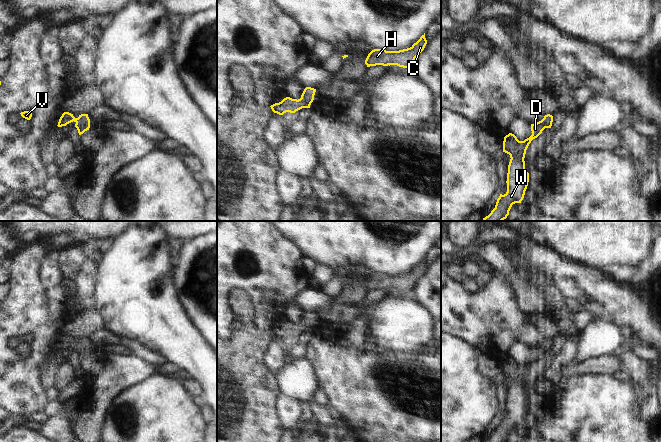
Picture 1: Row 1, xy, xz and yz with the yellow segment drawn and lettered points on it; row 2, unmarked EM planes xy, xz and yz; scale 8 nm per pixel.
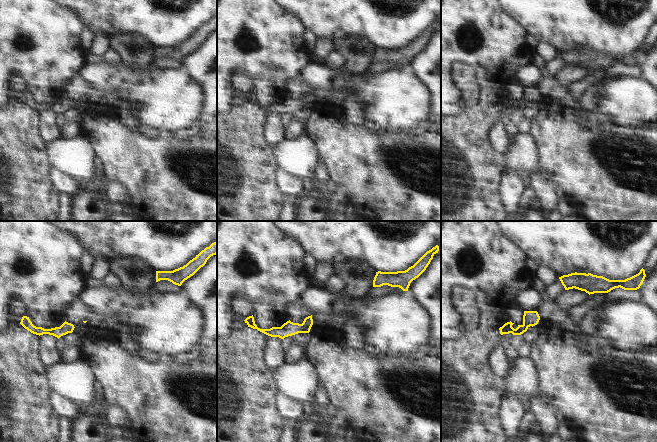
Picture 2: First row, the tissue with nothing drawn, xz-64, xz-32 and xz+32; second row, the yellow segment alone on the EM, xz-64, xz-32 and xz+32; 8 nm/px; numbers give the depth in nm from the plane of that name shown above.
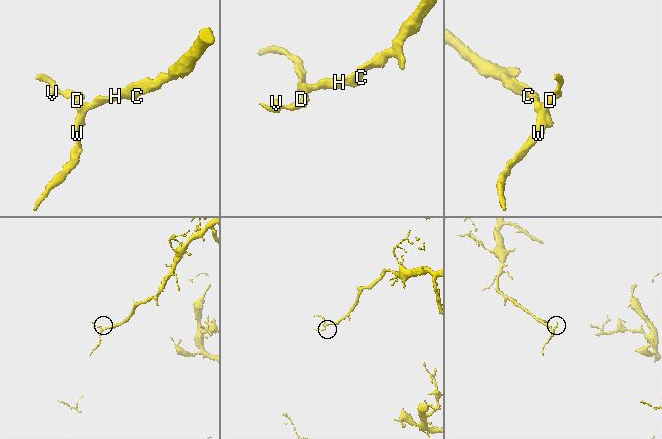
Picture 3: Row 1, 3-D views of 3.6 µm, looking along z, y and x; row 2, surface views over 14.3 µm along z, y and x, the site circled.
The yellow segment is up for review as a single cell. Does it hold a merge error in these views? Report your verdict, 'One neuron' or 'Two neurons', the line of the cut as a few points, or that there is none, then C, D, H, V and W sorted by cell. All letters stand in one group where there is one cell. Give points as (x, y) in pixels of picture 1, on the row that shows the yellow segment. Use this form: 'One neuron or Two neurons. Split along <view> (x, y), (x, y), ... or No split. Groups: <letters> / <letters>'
One neuron. No split. Groups: C D H V W.

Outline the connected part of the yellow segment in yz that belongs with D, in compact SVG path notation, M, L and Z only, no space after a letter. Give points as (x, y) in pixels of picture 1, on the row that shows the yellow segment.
M547 114L544 118L531 124L532 135L524 141L509 133L504 137L503 152L510 155L507 173L507 192L500 194L495 208L482 221L503 221L509 215L513 204L521 203L529 182L529 173L525 169L525 154L531 141L537 138L545 128L551 128L553 116Z

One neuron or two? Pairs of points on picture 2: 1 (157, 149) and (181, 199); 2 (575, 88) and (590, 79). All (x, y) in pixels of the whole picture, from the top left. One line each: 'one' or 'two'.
1: one
2: one

